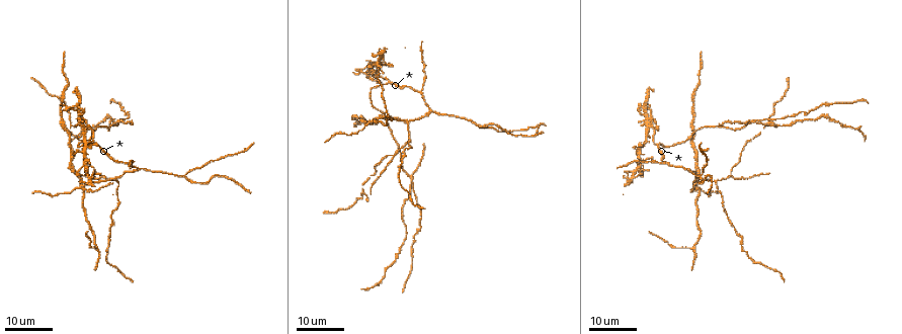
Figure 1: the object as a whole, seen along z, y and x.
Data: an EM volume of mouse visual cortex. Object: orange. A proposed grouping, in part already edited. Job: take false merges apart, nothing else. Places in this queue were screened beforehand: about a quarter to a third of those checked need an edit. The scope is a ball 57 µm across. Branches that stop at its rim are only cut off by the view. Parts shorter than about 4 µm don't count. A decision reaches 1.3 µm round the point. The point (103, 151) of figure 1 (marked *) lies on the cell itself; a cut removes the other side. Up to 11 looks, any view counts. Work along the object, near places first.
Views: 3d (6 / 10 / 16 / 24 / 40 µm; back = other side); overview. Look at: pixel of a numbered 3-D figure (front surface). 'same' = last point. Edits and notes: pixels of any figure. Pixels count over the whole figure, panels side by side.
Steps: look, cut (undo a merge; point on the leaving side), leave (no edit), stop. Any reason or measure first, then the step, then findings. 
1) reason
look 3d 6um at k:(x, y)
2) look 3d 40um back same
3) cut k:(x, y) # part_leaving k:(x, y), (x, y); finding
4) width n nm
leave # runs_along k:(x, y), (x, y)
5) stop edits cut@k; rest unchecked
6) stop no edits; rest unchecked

four arms meet
look 3d 24um at 1:(81, 186)

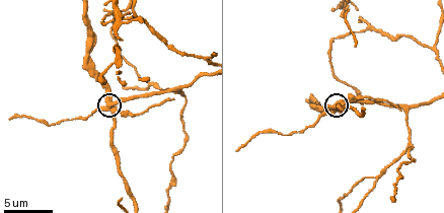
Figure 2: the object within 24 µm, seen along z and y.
zoom in
look 3d 10um at 2:(106, 101)

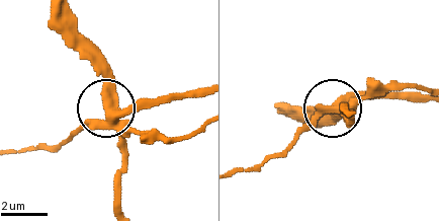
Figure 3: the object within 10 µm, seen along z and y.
closer look
look 3d 6um at 3:(107, 110)

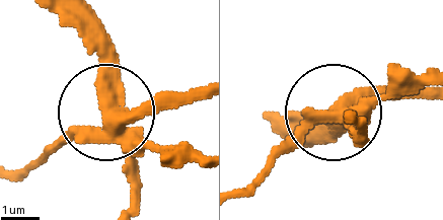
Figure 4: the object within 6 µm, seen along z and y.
width 410 nm
cut 4:(65, 142) # part_leaving 4:(118, 139), (72, 133), (14, 168); a second cell is stuck on

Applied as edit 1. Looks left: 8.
look overview

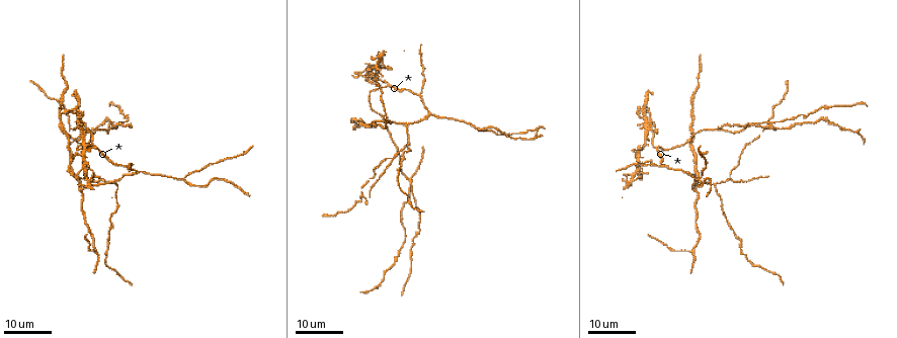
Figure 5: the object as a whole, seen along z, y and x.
side arm on a straight run
look 3d 16um at 5:(137, 172)

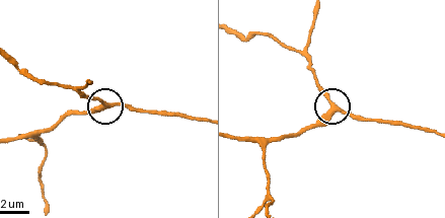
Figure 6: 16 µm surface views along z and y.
closer look
look 3d 6um at 6:(110, 106)

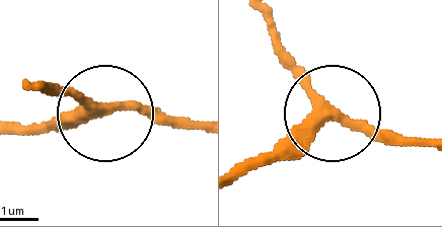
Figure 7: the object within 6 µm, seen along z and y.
side_arm 30 um
leave # runs_along 7:(264, 21), (335, 108), (422, 137); one cell here

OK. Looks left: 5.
look 3d 6um at 2:(205, 58)

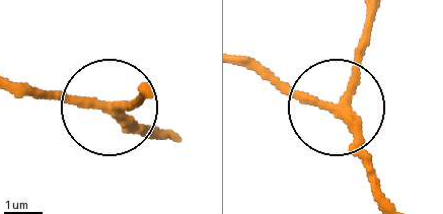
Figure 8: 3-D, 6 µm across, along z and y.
look 3d 6um back at 8:(119, 107)

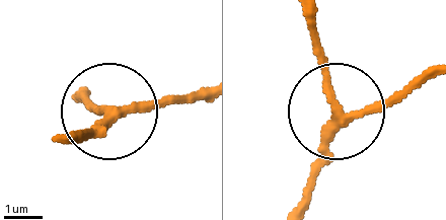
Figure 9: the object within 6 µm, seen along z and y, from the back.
arms 3
leave # runs_along 9:(432, 73), (345, 108), (315, 24); all the same cell

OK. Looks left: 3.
arms part here
look 3d 16um at 2:(178, 91)

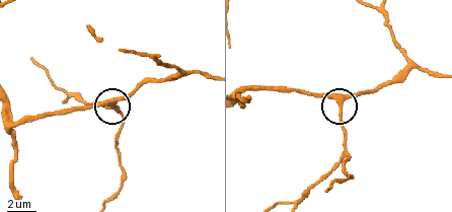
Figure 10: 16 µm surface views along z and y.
look 3d 6um at 10:(113, 105)

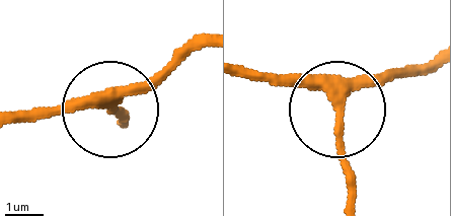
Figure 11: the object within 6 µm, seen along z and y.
arms 3
leave # runs_along 11:(433, 57), (375, 76), (335, 104), (288, 82), (248, 79); one cell here

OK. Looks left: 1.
arms part here
look 3d 6um at 2:(152, 84)

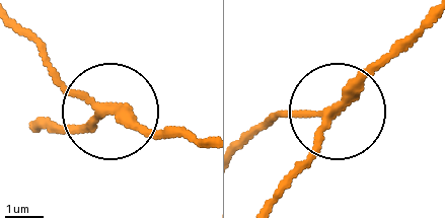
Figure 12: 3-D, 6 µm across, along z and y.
width 200 nm
leave # runs_along 12:(206, 144), (109, 115), (54, 131); all the same cell

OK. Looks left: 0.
stop edits cut@4; rest unchecked

